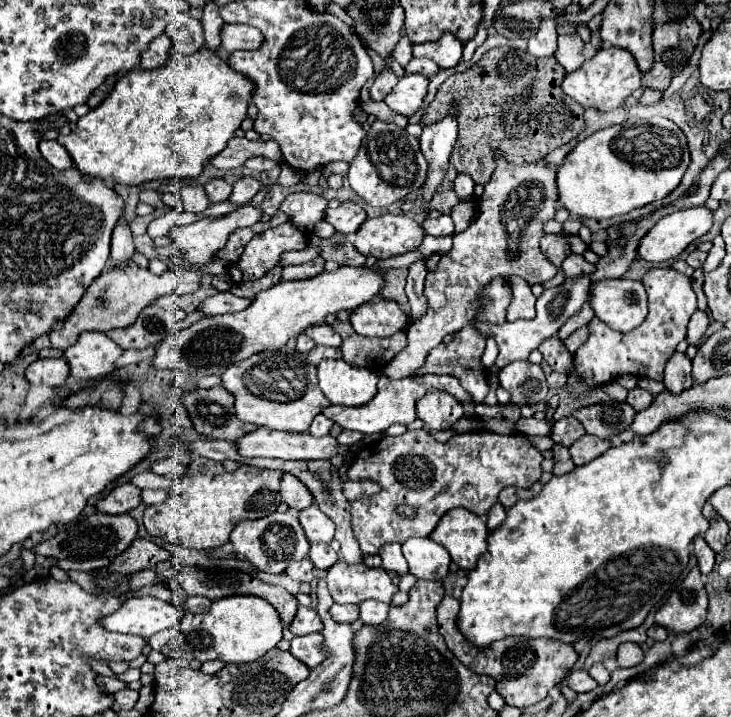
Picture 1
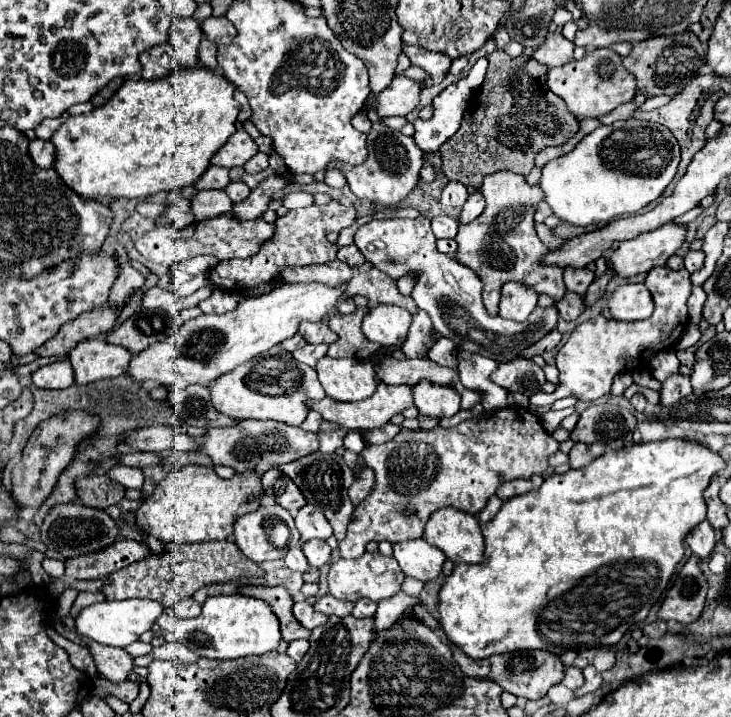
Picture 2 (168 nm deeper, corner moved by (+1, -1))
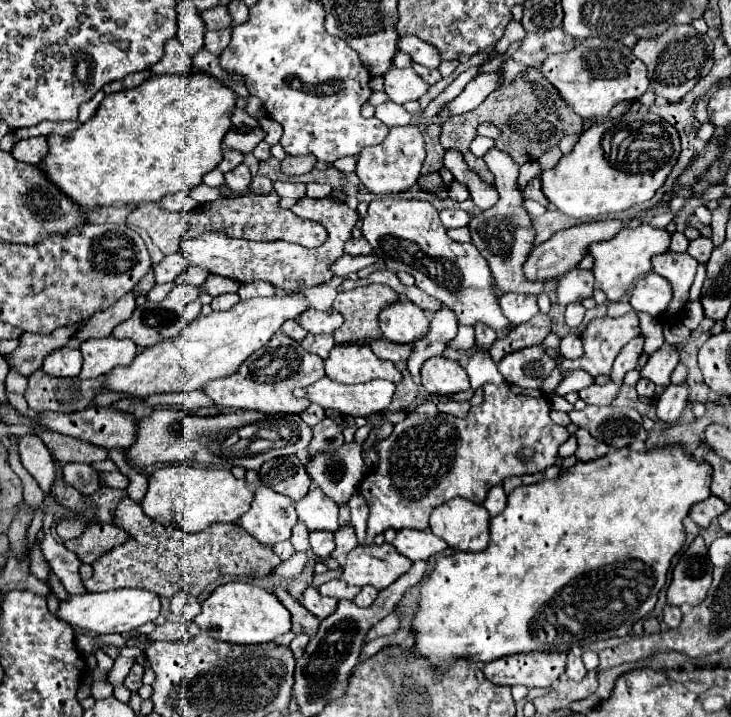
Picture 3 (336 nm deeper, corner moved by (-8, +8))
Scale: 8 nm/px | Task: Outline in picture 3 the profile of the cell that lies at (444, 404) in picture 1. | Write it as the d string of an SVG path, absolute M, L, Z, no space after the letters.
M433 356L425 360L421 368L421 384L427 392L437 394L453 394L469 390L469 378L459 362L449 360L445 356Z

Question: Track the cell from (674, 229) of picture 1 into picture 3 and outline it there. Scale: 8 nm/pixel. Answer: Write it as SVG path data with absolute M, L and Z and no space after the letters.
M643 222L641 226L635 228L621 228L619 234L615 234L611 240L597 242L595 246L589 248L589 254L595 258L593 262L593 276L595 276L595 288L603 290L609 302L621 300L621 296L629 290L629 286L651 272L651 258L655 254L663 254L669 250L669 240L671 234L667 230L657 230Z

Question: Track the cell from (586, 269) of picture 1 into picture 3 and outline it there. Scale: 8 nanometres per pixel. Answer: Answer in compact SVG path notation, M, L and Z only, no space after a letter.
M573 268L561 280L557 280L557 302L567 306L571 302L583 302L593 296L593 272Z

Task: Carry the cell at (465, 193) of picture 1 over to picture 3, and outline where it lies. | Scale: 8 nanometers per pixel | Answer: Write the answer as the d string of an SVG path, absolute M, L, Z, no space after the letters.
M457 180L451 182L451 186L449 186L447 192L449 192L449 198L451 198L451 200L457 200L457 202L463 202L463 200L469 198L469 190L467 190L467 186L461 184L461 182L457 182Z

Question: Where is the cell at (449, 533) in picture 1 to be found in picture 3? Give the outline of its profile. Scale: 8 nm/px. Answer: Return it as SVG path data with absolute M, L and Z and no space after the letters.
M453 498L431 512L429 530L453 550L481 552L489 544L489 518L481 504Z

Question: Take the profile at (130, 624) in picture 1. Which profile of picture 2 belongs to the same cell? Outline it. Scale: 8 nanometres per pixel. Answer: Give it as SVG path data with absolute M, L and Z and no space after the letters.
M124 599L124 601L102 601L80 611L76 619L76 631L88 639L94 639L102 645L126 647L146 631L152 629L156 619L164 613L164 605L150 599Z

